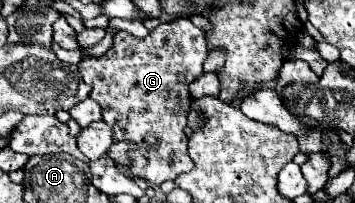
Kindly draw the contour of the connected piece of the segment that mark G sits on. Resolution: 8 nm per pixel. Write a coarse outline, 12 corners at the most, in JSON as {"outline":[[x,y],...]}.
{"outline":[[189,18],[77,66],[131,142],[131,176],[189,172],[189,84],[205,32]]}

